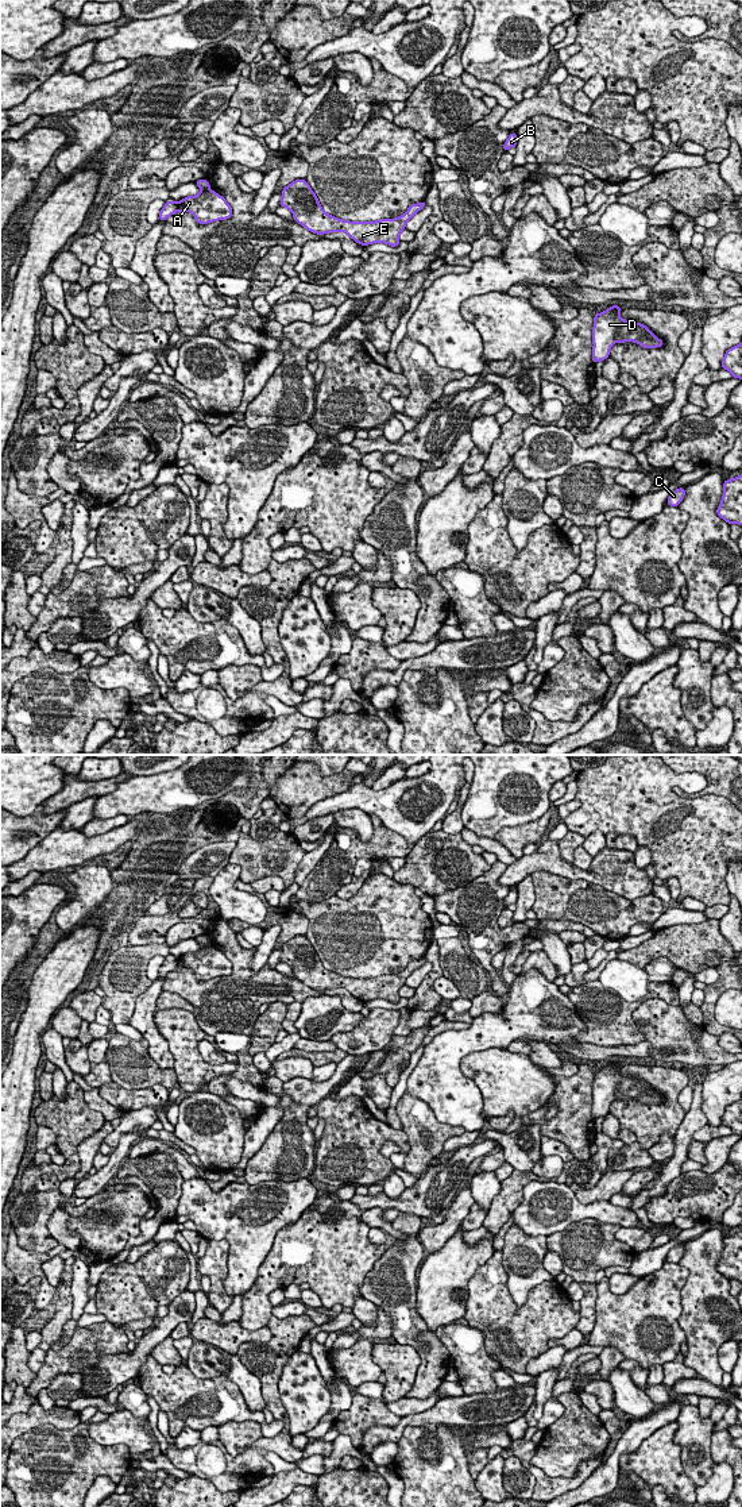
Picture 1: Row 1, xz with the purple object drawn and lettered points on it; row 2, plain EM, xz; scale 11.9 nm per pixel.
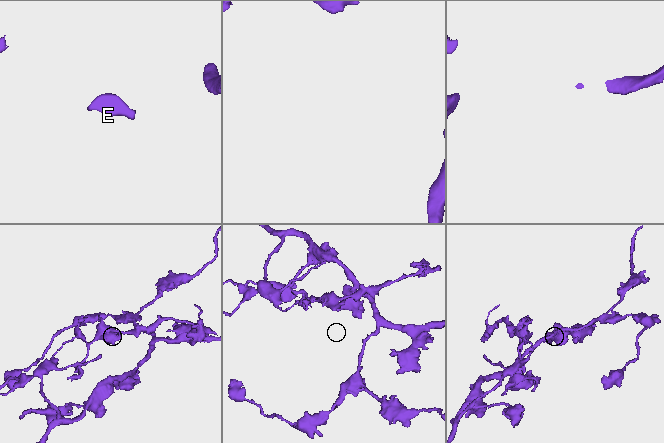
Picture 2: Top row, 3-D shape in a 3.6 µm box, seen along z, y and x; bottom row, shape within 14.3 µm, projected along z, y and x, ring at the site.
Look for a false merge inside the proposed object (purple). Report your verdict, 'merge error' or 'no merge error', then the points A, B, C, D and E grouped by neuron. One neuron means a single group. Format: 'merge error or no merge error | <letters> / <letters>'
merge error | A B E / C D

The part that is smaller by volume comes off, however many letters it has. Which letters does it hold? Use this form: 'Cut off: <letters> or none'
Cut off: A, B, E

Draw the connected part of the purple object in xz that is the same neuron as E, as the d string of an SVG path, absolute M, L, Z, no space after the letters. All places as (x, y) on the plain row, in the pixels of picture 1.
M295 936L282 945L279 961L290 966L294 976L316 991L345 988L363 1003L374 999L397 1003L401 999L399 990L405 986L406 979L426 959L411 960L403 971L394 975L349 978L326 970L306 936Z

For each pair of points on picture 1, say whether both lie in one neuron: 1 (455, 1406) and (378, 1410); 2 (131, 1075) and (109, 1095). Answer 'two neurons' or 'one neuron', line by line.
1: two neurons
2: two neurons

